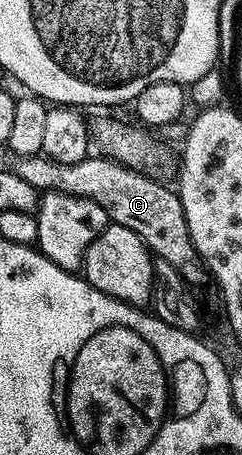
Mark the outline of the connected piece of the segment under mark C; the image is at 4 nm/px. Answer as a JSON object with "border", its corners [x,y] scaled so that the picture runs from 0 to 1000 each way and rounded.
{"border":[[[140,343],[83,349],[66,360],[70,382],[161,422],[223,418],[409,448],[409,457],[442,466],[455,490],[541,501],[541,510],[570,514],[661,574],[669,567],[773,618],[802,620],[814,629],[868,618],[872,604],[847,582],[847,569],[831,565],[781,516],[748,429],[727,415],[413,343],[372,343],[310,360],[244,360],[178,343]]]}

